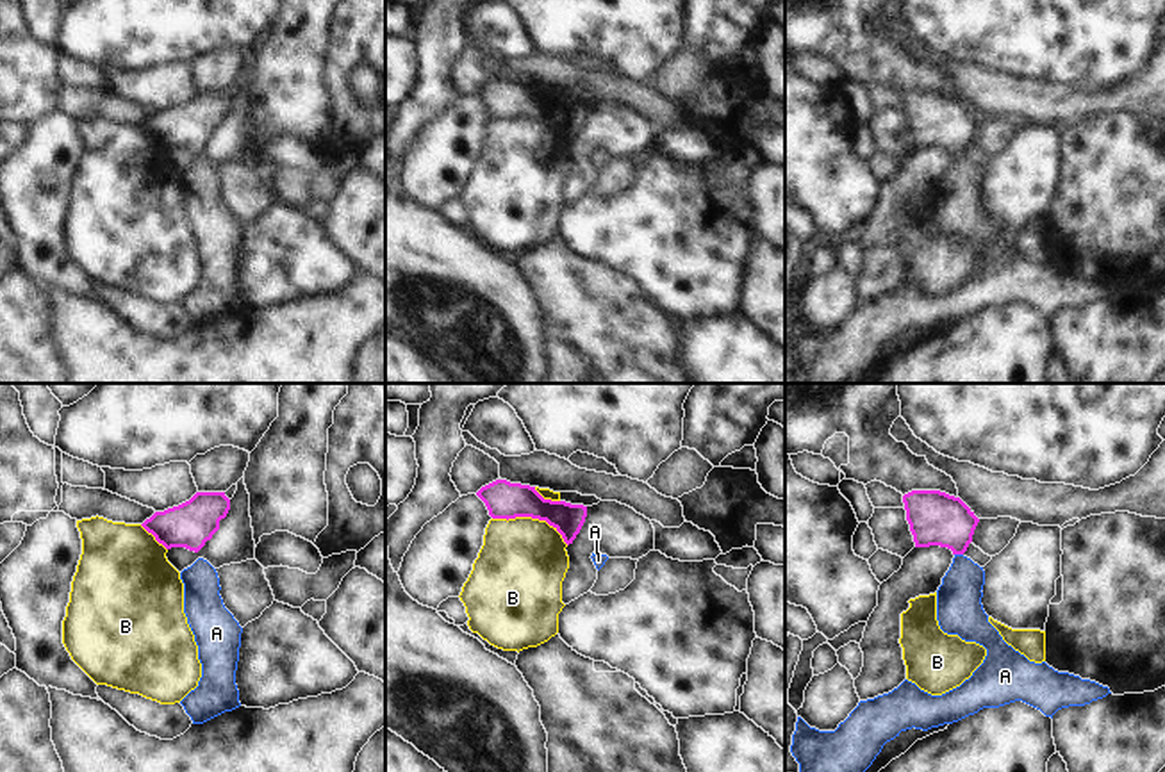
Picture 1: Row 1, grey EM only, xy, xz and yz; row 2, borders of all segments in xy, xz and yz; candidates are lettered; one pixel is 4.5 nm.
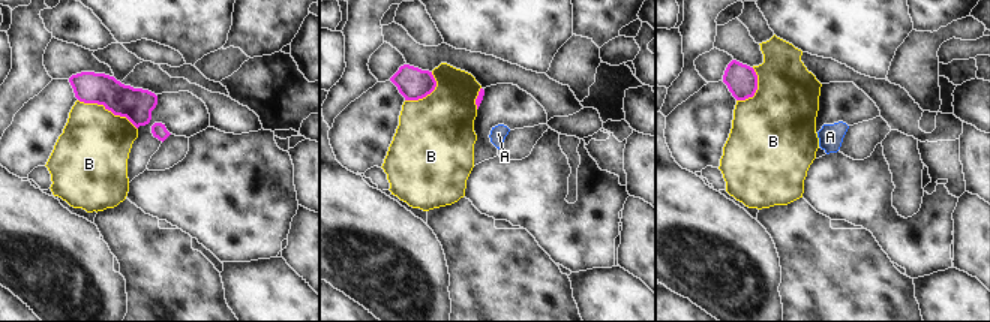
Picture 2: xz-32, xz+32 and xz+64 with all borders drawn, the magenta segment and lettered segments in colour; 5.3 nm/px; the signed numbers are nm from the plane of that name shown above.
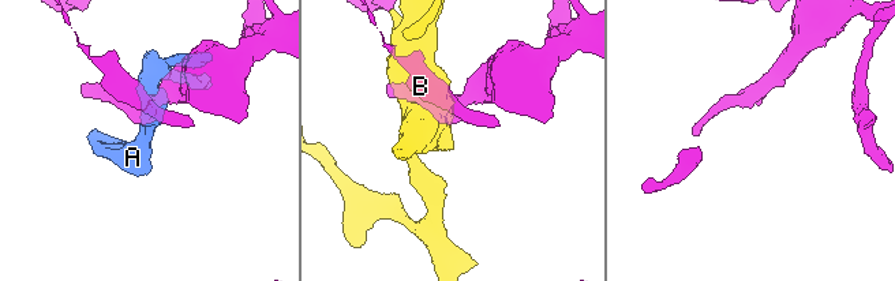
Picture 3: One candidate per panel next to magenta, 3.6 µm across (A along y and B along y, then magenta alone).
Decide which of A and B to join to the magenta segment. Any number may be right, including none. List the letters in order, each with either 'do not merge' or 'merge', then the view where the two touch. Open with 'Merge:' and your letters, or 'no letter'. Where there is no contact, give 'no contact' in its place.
Merge: A
A: merge; meets magenta in yz
B: do not merge; meets magenta in xz

